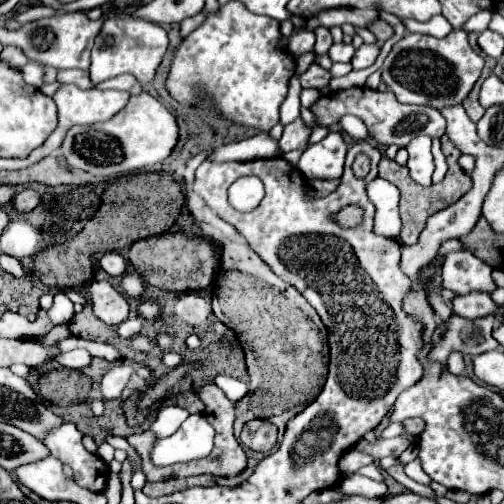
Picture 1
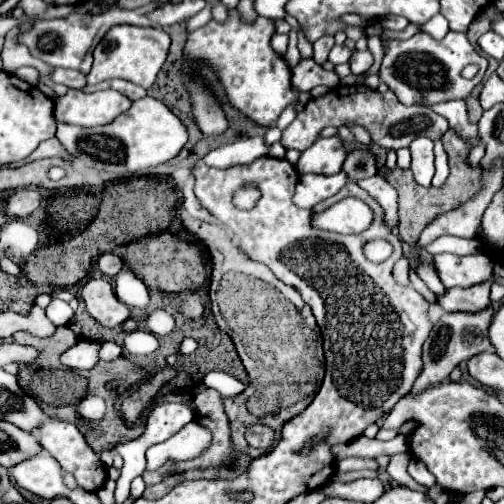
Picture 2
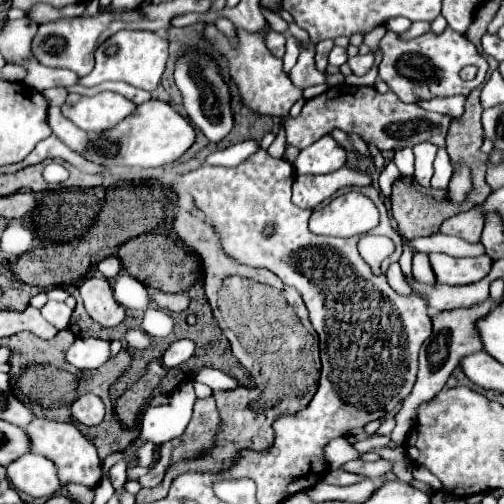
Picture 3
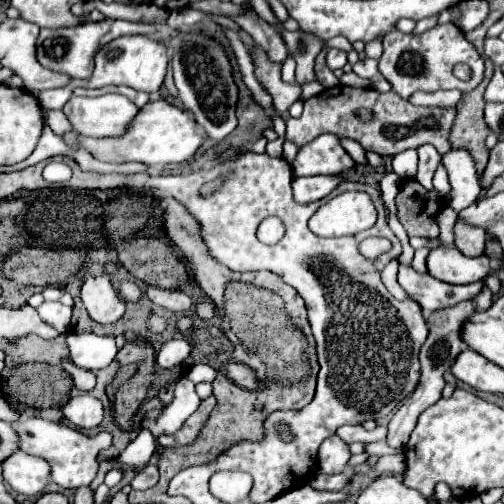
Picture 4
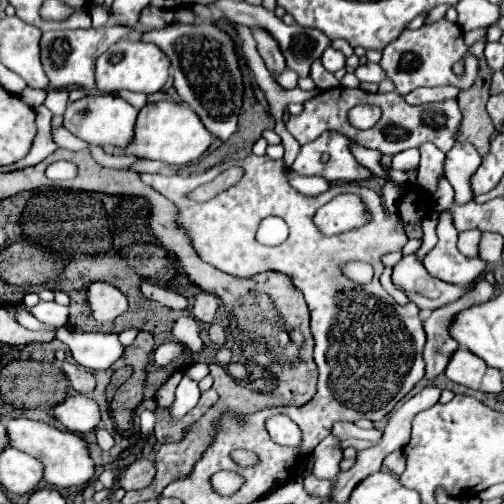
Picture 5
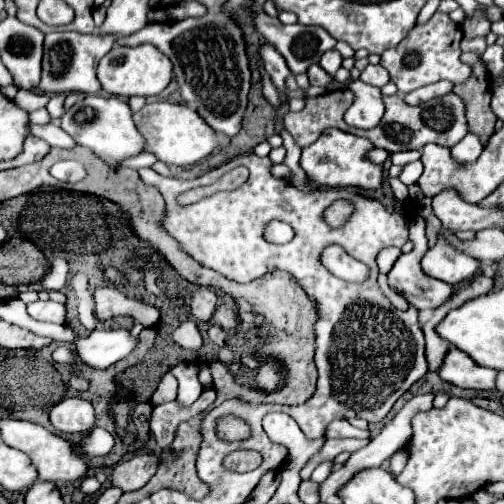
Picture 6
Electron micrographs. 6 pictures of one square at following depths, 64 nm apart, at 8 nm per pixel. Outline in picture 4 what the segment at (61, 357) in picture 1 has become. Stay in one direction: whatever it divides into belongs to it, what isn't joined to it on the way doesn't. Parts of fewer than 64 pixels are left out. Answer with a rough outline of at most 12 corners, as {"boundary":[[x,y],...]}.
{"boundary":[[66,332],[78,368],[102,370],[118,354],[114,336]]}

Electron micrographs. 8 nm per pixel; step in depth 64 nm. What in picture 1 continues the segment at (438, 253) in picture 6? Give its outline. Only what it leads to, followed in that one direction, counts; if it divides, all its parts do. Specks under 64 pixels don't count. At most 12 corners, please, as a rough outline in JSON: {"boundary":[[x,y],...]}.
{"boundary":[[472,252],[442,260],[442,286],[492,292],[492,266]]}

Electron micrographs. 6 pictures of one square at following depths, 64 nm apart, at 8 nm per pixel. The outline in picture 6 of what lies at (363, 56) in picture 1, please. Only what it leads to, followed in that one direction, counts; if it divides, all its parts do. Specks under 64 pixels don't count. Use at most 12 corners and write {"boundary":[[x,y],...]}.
{"boundary":[[368,64],[360,80],[370,86],[382,88],[390,76],[380,64]]}

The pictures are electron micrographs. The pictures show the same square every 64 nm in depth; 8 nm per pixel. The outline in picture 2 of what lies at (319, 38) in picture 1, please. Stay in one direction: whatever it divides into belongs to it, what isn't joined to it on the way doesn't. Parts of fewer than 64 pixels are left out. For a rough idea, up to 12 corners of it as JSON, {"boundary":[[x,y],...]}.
{"boundary":[[324,36],[314,42],[316,64],[328,60],[334,46],[334,36]]}

